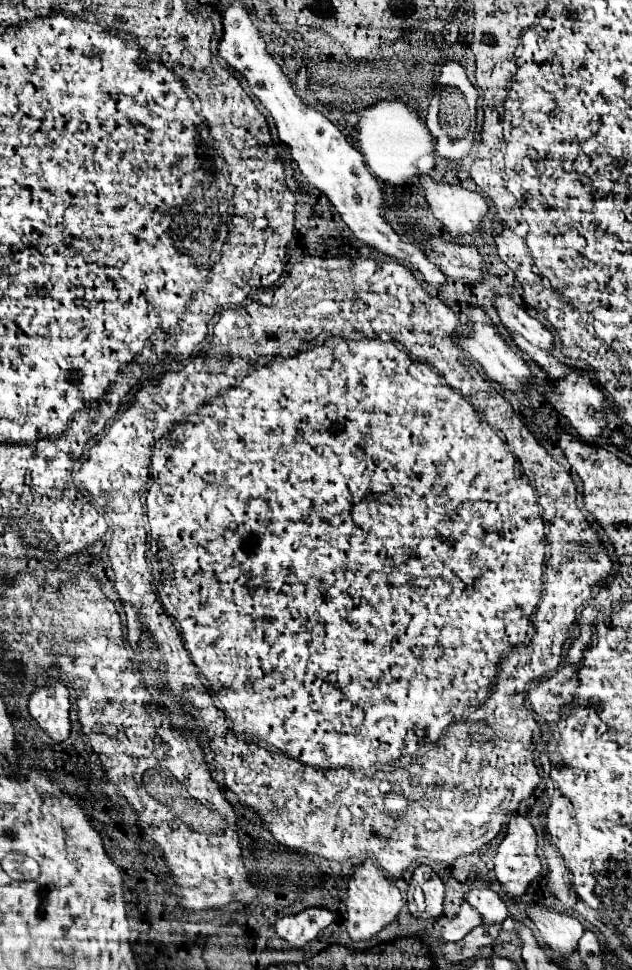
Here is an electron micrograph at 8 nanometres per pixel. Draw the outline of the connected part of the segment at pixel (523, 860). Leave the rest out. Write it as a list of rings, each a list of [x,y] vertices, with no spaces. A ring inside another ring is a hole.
[[[514,814],[510,824],[508,824],[508,832],[504,836],[504,840],[498,846],[496,858],[494,858],[494,880],[502,886],[502,892],[512,898],[518,900],[526,894],[530,882],[534,882],[540,874],[540,858],[536,856],[536,832],[532,828],[532,824],[528,822],[528,818]]]

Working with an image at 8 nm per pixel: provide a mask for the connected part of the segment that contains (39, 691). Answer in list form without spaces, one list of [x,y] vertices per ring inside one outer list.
[[[54,680],[54,684],[36,688],[30,696],[30,716],[38,722],[44,734],[54,742],[64,742],[70,736],[70,700],[68,688],[62,682]]]

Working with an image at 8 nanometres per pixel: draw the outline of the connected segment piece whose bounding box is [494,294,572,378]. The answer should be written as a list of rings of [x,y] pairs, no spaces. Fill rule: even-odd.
[[[496,294],[494,308],[500,316],[500,322],[512,334],[516,346],[522,348],[522,352],[526,352],[534,362],[538,362],[538,366],[544,368],[548,376],[558,378],[566,372],[572,372],[568,366],[562,366],[552,356],[552,334],[522,306],[518,306],[510,296]]]

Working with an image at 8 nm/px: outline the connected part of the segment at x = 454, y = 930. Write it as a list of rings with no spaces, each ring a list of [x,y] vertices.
[[[464,902],[460,906],[460,912],[442,928],[442,942],[458,942],[472,928],[476,928],[480,924],[482,924],[482,918],[478,916],[478,912],[468,902]]]

